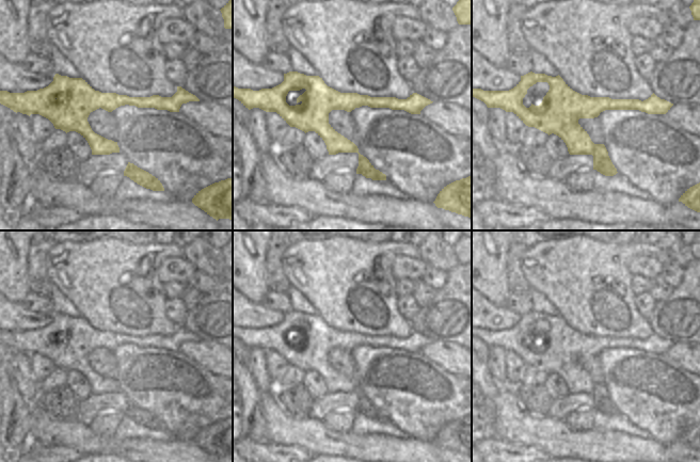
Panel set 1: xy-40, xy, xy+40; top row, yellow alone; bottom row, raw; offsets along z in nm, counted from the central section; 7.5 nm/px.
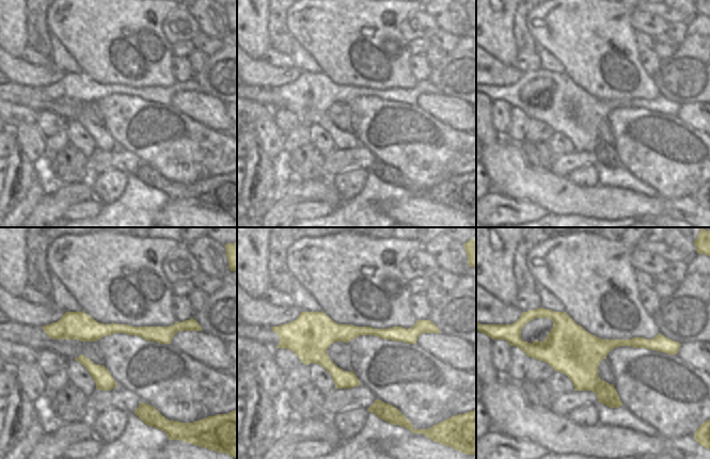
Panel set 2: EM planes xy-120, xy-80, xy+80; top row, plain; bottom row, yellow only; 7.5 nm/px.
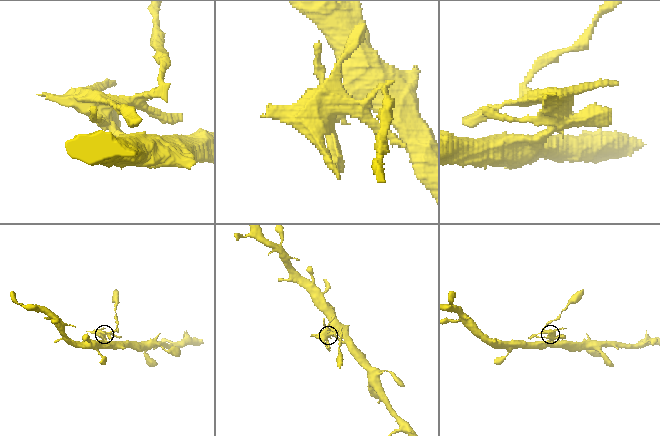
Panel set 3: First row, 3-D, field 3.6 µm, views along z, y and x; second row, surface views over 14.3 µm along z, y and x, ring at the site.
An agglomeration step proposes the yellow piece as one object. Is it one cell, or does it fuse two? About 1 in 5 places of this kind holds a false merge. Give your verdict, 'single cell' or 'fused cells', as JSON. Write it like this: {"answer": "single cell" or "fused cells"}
{"answer": "fused cells"}

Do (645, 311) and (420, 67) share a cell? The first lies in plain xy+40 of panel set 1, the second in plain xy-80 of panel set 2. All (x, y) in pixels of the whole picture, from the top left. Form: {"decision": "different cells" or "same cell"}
{"decision": "same cell"}

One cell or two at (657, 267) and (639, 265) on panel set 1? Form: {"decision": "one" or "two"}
{"decision": "one"}

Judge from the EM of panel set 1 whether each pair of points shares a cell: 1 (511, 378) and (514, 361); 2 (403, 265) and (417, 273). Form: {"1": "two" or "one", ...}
{"1": "one", "2": "one"}

